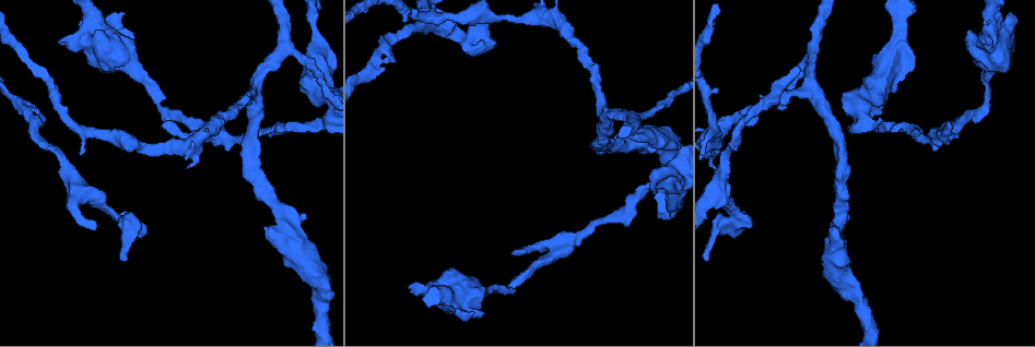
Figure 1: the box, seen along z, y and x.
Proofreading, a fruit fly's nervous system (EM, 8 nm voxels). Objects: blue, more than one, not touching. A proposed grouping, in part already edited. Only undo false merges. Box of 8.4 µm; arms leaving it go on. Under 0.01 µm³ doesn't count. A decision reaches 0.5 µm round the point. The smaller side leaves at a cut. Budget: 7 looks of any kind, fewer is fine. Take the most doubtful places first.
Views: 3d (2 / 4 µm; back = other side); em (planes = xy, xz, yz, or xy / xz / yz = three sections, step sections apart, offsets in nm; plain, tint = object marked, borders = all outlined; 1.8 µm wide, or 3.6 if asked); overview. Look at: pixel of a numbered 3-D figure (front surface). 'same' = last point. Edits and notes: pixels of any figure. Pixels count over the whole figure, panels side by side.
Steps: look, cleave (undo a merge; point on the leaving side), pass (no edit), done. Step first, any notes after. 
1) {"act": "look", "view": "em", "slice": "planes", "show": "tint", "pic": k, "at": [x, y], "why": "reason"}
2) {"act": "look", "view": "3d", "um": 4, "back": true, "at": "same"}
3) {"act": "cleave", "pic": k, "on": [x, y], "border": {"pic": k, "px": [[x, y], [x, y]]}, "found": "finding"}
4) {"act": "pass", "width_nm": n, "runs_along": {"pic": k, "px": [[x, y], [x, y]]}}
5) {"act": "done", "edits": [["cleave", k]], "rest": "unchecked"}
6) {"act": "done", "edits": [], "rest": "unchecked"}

{"act": "look", "view": "em", "slice": "planes", "show": "tint", "pic": 1, "at": [467, 40], "why": "abrupt turn"}

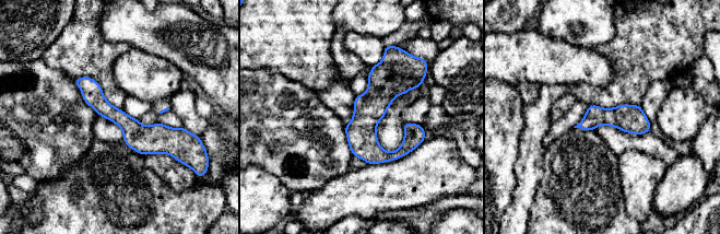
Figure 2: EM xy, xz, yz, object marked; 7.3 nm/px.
{"act": "pass", "width_nm": 160, "runs_along": {"pic": 2, "px": [[78, 81], [138, 135], [180, 135]]}, "found": "one cell here"}

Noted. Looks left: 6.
{"act": "look", "view": "em", "slice": "xz", "step": 8, "show": "plain", "pic": 1, "at": [558, 251]}

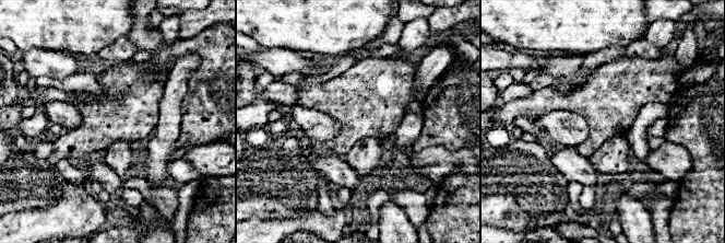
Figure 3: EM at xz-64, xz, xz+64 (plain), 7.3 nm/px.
{"act": "look", "view": "em", "slice": "xz", "step": 8, "show": "borders", "at": "same", "why": "see the neighbours"}

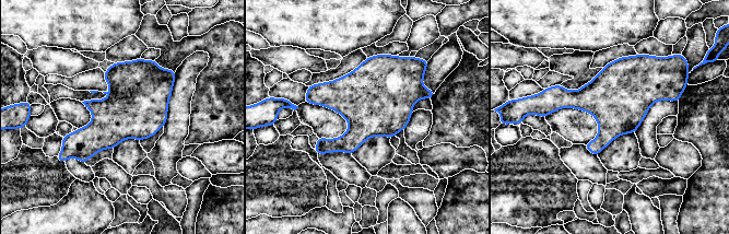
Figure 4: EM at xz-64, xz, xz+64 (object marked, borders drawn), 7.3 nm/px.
{"act": "pass", "found": "all the same cell"}

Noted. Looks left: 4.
{"act": "look", "view": "em", "um": 3.6, "slice": "yz", "step": 8, "show": "tint", "pic": 1, "at": [898, 23]}

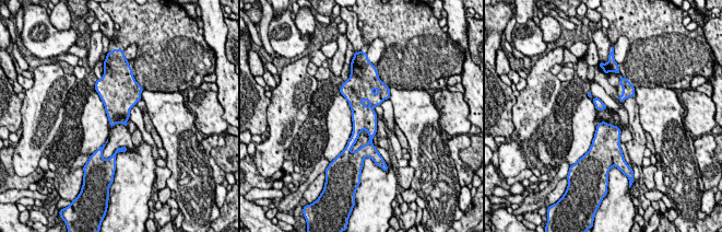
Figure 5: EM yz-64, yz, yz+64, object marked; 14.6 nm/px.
{"act": "pass", "found": "one cell here"}

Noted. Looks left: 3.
{"act": "done", "edits": [], "rest": "unchecked"}

